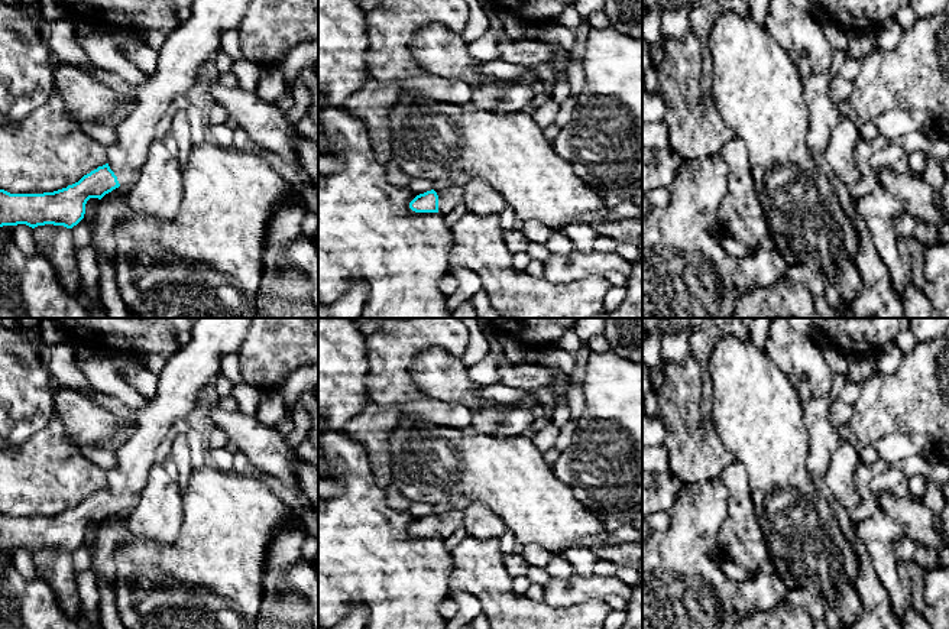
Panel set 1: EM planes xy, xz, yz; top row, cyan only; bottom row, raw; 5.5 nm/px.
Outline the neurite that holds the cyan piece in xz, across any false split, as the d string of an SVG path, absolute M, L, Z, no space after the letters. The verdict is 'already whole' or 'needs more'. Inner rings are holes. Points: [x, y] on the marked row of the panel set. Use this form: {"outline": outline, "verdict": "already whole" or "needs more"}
{"outline": "M450 187L435 192L434 189L417 195L409 208L415 213L440 213L447 214L453 208L461 205L464 201L464 189L460 187Z", "verdict": "needs more"}

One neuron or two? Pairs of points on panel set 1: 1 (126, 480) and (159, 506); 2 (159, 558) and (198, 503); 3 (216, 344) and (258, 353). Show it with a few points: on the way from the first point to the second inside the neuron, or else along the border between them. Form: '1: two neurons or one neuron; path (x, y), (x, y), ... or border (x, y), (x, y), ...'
1: two neurons; border (154, 463), (139, 502), (130, 512)
2: one neuron; path (175, 551), (198, 528), (198, 519)
3: two neurons; border (248, 333), (236, 352)

